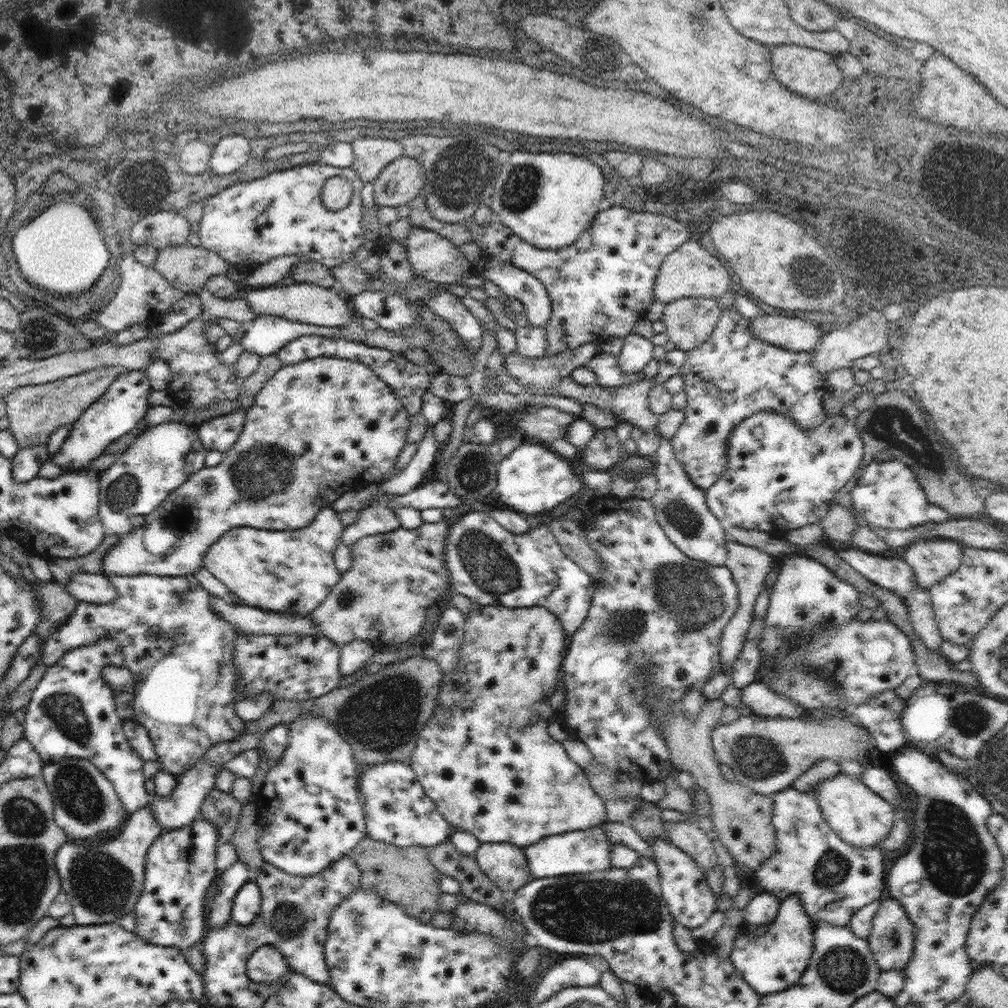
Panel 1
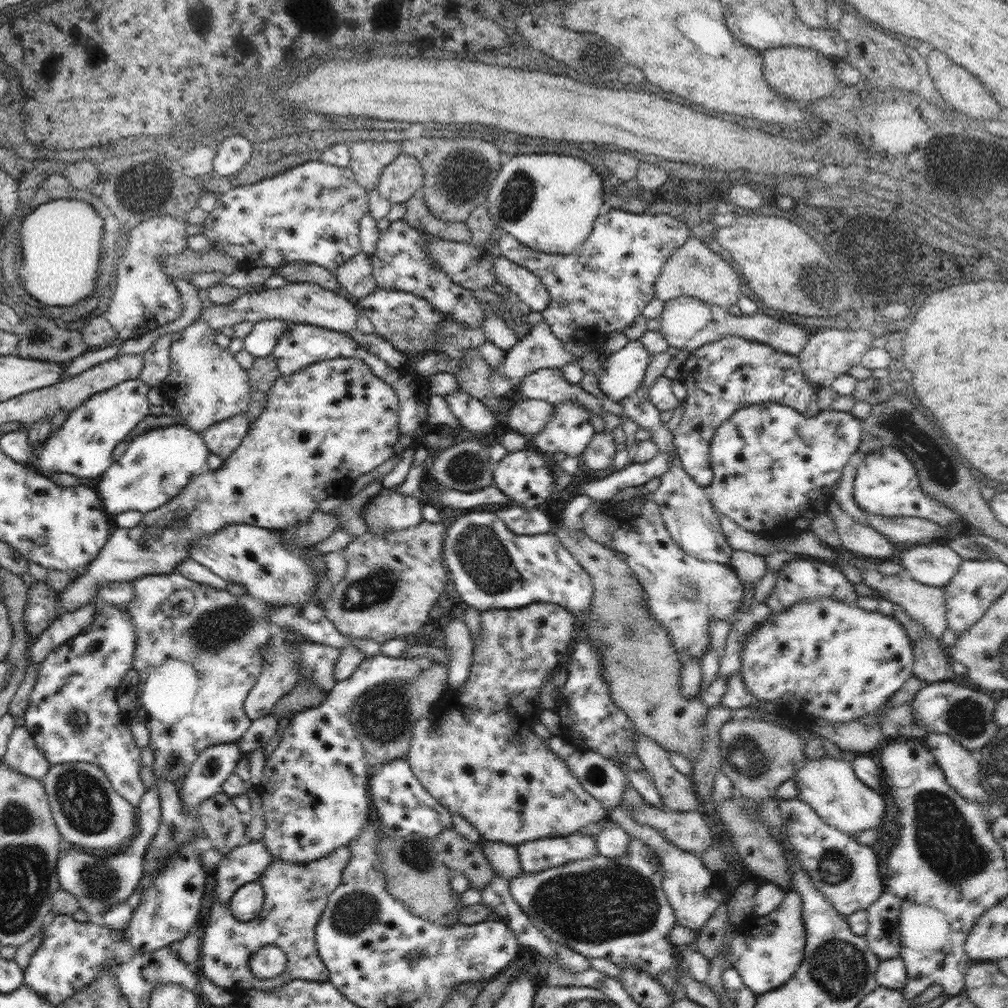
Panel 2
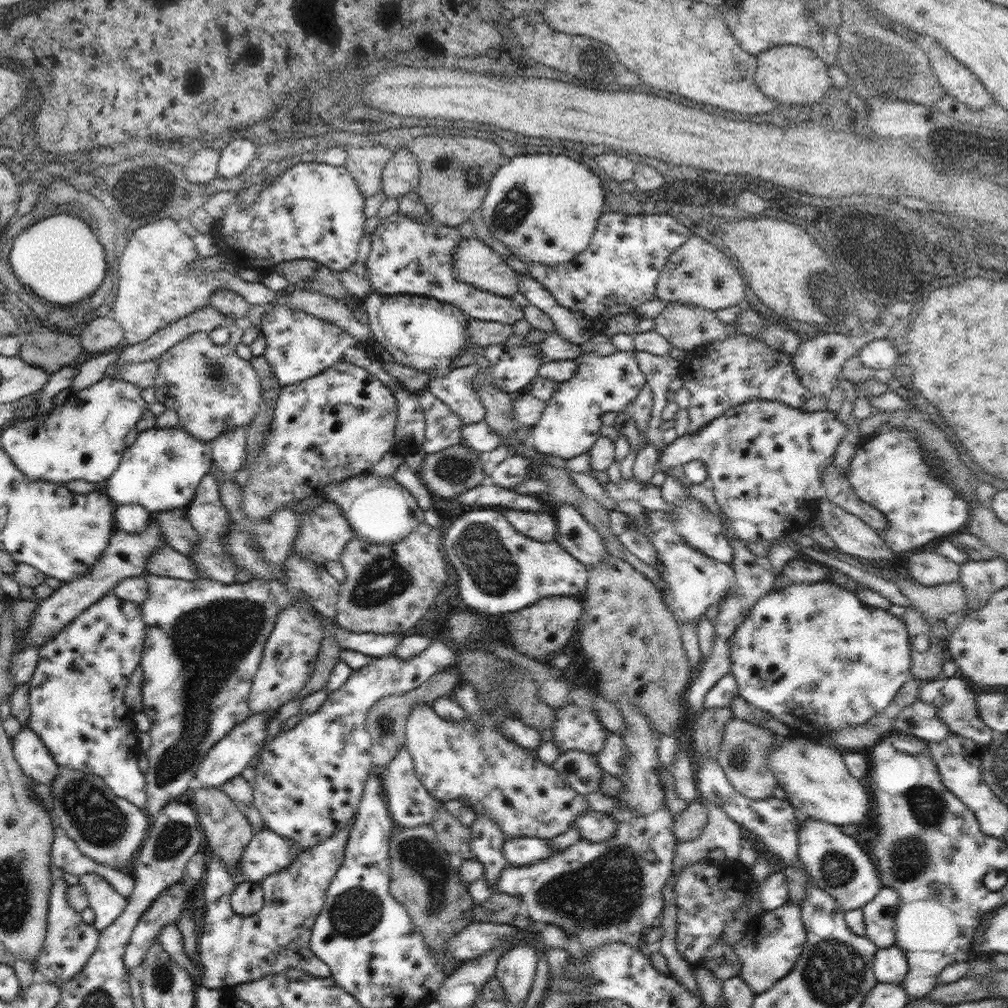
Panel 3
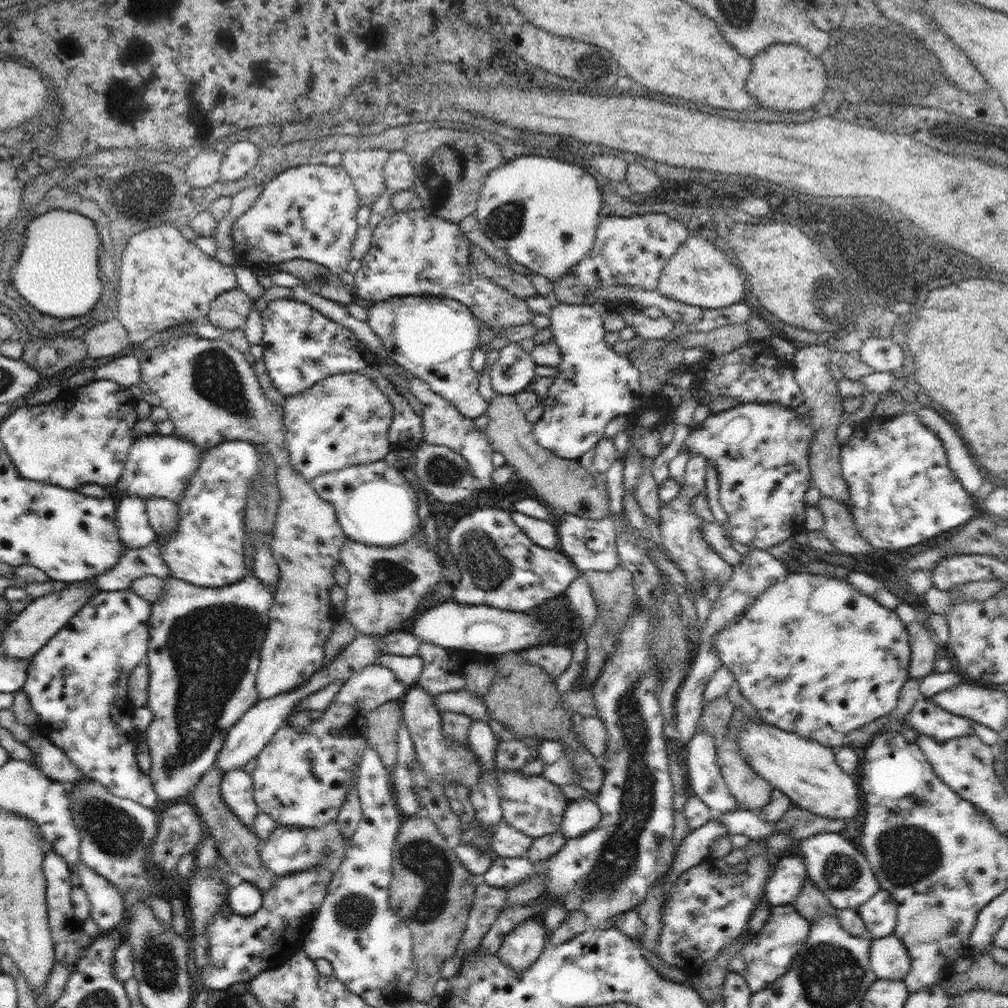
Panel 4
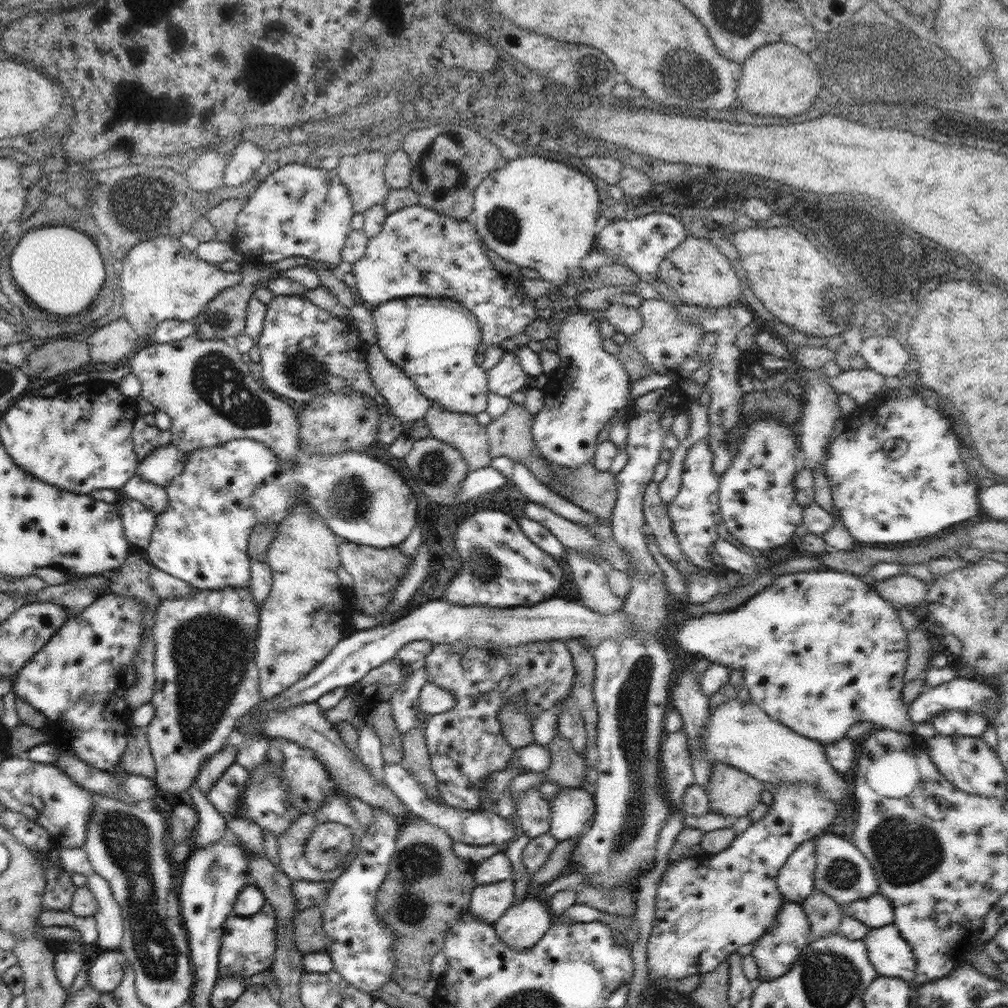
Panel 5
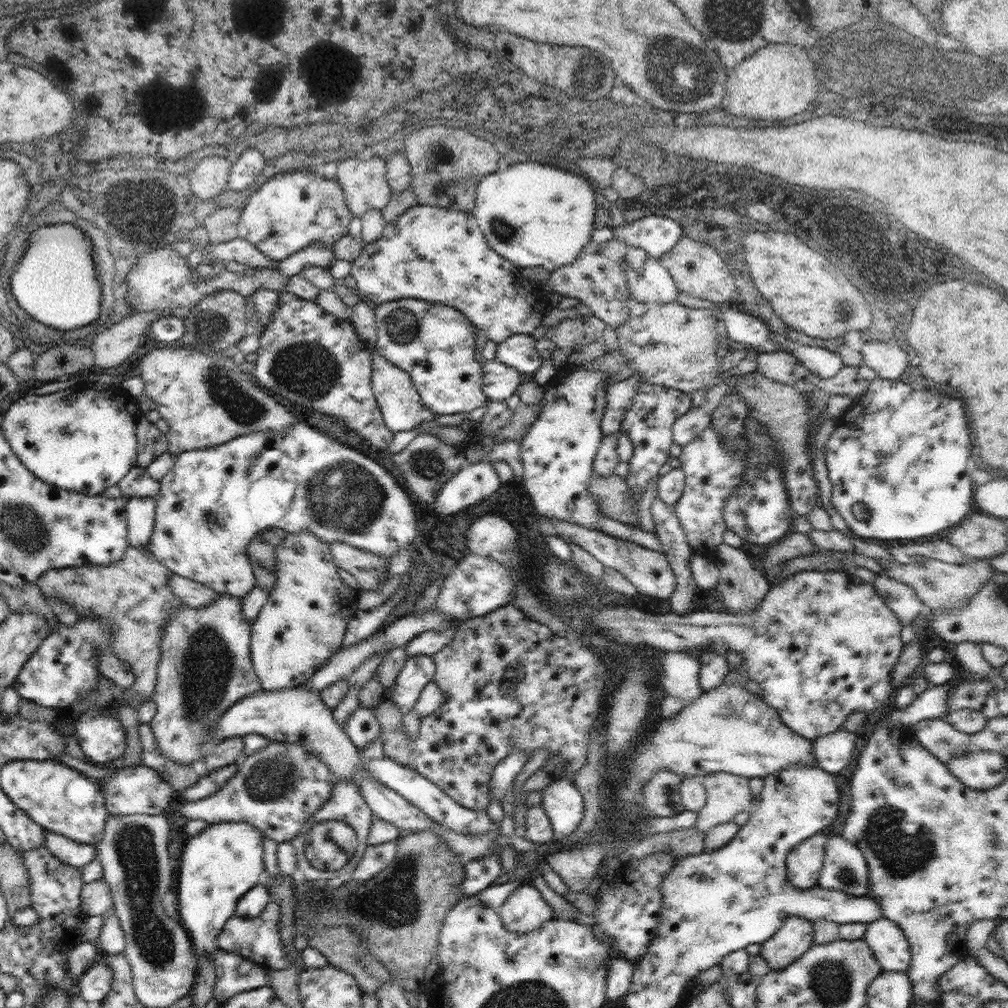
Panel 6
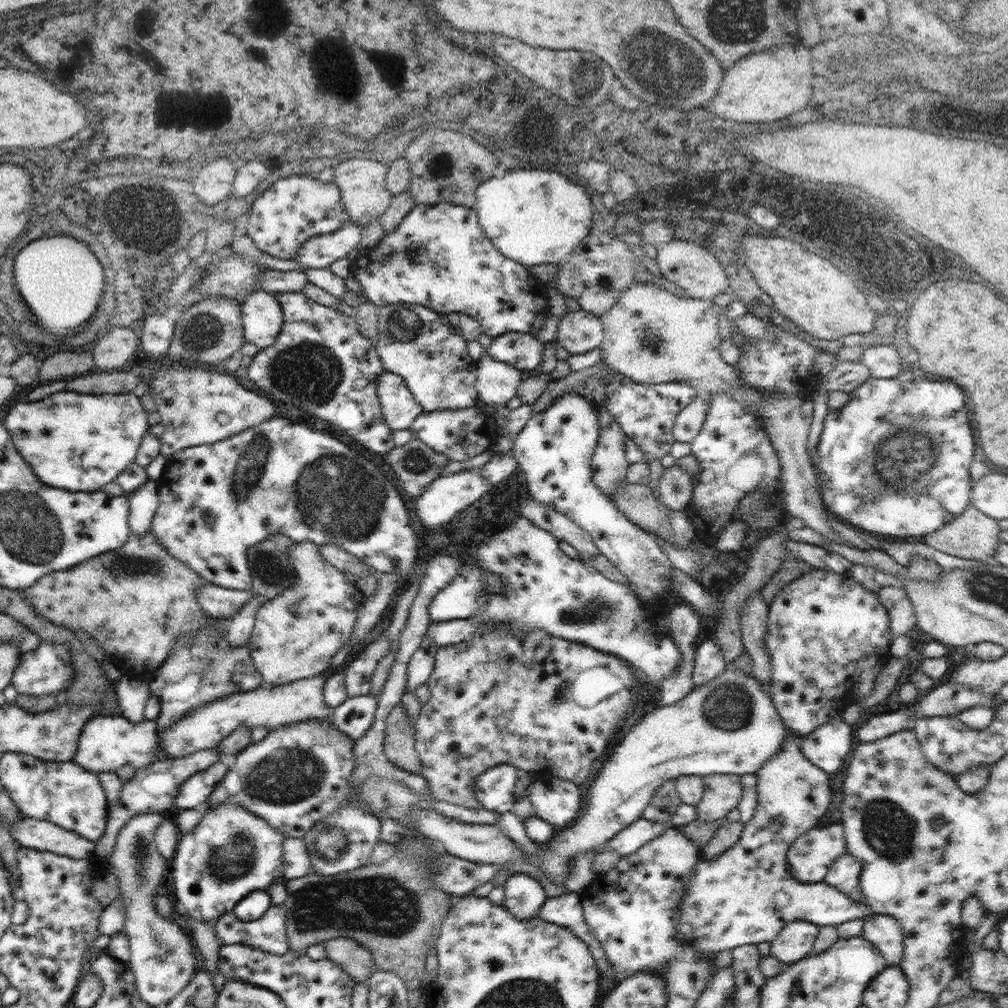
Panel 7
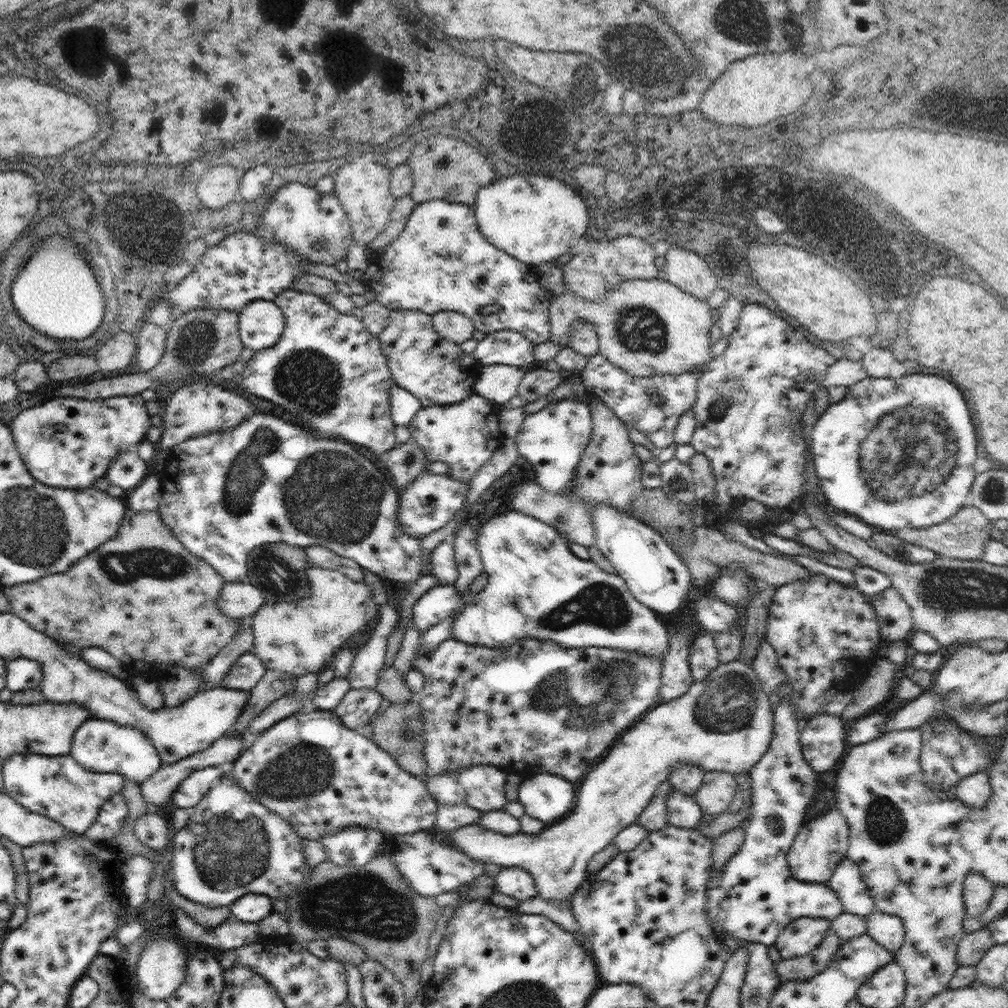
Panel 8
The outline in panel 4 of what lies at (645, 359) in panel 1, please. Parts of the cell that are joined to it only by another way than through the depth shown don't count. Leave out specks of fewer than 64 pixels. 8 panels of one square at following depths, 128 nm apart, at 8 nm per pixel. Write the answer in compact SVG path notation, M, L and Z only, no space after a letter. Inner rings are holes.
M559 301L551 308L549 314L551 322L549 329L562 353L562 360L557 366L558 374L554 376L548 394L542 398L544 410L540 420L533 424L532 432L542 447L568 460L579 460L584 452L596 446L604 437L604 428L612 418L631 413L646 399L640 389L640 372L633 366L632 359L614 352L605 342L607 331L600 313L601 310L592 304L566 304Z

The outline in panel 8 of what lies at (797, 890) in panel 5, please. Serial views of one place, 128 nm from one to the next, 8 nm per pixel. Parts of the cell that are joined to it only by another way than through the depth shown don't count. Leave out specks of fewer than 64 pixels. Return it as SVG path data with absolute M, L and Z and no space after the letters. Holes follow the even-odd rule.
M837 806L802 825L787 854L792 876L804 882L826 883L838 863L847 856L849 833L848 822Z

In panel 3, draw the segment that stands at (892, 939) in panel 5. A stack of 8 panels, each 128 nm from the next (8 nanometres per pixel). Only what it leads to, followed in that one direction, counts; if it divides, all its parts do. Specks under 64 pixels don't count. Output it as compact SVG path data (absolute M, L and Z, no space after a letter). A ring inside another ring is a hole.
M896 944L877 949L873 966L878 983L889 982L899 985L902 984L909 969L904 952Z

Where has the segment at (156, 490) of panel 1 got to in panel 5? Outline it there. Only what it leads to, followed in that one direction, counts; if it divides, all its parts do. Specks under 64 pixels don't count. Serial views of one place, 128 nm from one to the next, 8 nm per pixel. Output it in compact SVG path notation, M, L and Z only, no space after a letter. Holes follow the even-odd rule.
M172 442L156 446L156 451L150 450L147 458L138 462L136 473L149 482L165 488L174 477L184 471L186 457L189 457L189 454L180 452L178 446L174 446Z

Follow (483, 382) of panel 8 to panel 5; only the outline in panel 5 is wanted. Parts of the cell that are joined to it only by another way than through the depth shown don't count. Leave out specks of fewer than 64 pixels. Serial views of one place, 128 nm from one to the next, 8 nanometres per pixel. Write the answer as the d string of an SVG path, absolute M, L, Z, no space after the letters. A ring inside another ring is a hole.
M504 352L499 362L487 370L487 379L489 392L507 397L517 390L527 388L532 382L514 352Z

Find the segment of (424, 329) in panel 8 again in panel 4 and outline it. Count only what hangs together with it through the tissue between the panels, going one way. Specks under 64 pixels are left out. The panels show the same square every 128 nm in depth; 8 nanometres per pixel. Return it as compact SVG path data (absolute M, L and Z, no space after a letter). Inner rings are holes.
M402 295L399 298L373 302L367 311L367 323L373 332L380 337L381 344L384 345L382 356L389 356L410 374L423 380L432 392L452 403L460 414L472 417L472 419L486 414L488 403L478 391L481 372L476 371L470 365L472 353L479 349L482 344L479 341L482 322L465 304L447 297Z

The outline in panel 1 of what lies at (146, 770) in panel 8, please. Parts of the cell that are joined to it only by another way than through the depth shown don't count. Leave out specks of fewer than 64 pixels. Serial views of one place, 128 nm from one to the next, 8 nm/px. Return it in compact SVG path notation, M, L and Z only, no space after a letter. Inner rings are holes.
M108 636L66 651L46 669L43 680L36 686L31 702L24 709L26 721L23 727L24 738L32 744L45 765L64 758L84 759L95 764L114 785L125 810L132 814L150 803L152 796L145 786L147 778L142 771L145 762L126 739L110 684L103 676L106 665L120 668L122 664L122 647Z

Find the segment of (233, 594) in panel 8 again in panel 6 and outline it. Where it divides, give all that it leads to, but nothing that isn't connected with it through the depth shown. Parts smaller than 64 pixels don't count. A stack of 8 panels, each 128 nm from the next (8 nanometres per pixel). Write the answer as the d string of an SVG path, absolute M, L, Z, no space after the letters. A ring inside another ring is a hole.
M173 573L168 580L174 594L182 599L182 603L190 608L204 608L218 598L219 592L192 579Z

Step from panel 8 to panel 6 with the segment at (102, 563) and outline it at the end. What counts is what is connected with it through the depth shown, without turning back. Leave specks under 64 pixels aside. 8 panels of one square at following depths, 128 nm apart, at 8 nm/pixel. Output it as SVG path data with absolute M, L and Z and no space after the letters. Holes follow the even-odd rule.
M129 546L122 560L116 564L88 563L79 567L50 569L37 580L37 585L47 601L48 598L56 598L60 602L66 602L78 612L79 618L106 620L114 628L114 639L108 651L114 652L123 662L128 662L135 676L133 690L126 690L123 703L129 702L136 695L151 699L157 682L164 628L172 614L185 606L168 585L172 574L148 546Z

